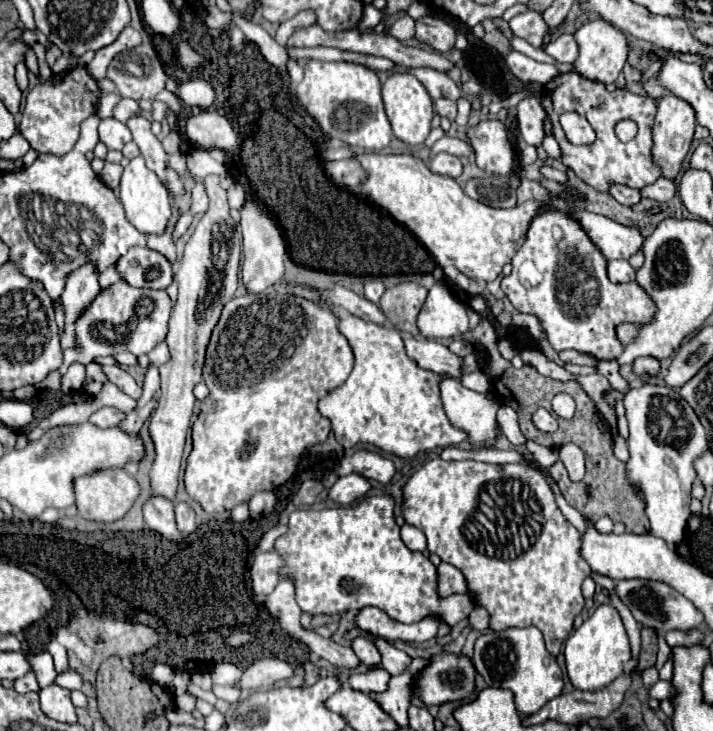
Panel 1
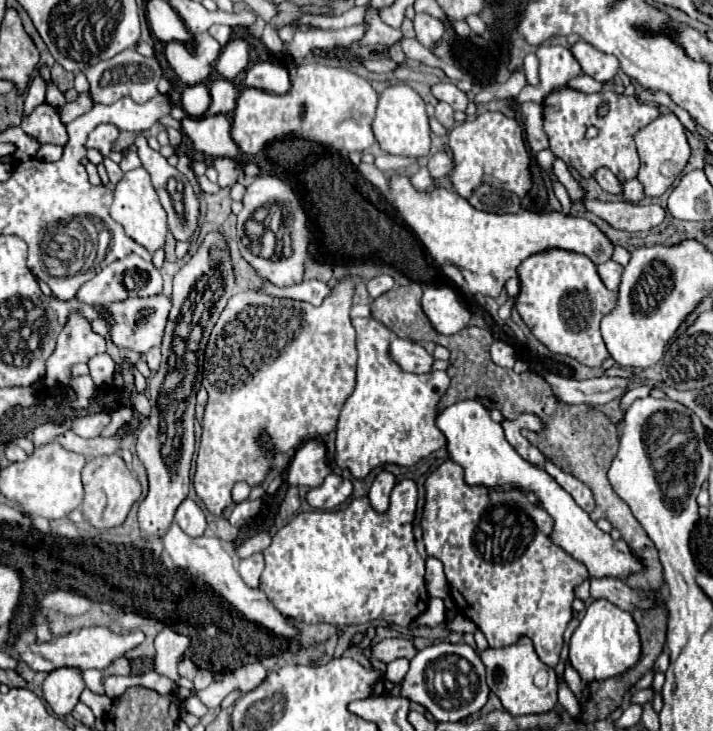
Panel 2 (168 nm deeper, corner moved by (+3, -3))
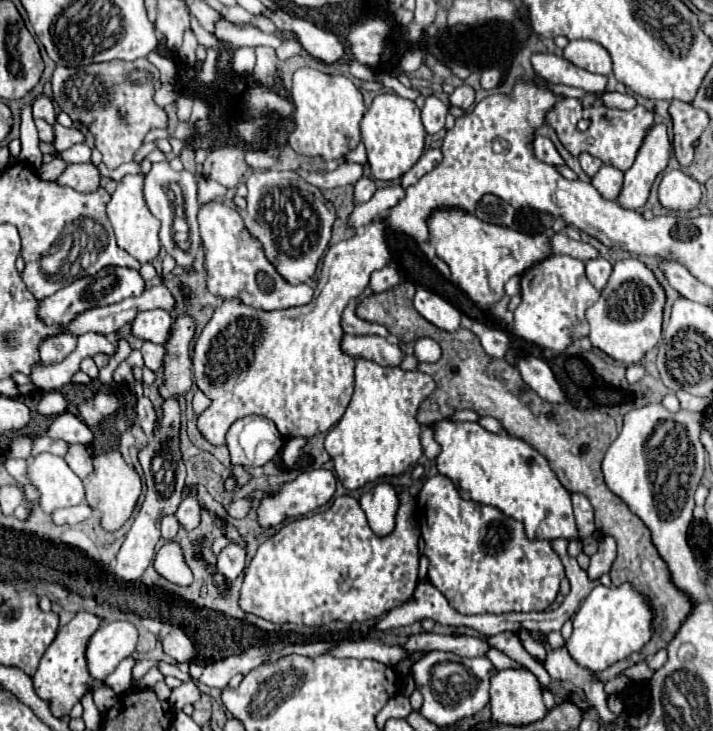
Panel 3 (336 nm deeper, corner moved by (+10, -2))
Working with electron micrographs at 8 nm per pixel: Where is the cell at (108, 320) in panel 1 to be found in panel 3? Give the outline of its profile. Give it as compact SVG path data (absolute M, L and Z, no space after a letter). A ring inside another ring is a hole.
M146 310L134 318L132 332L142 340L164 344L172 332L172 316L166 310Z

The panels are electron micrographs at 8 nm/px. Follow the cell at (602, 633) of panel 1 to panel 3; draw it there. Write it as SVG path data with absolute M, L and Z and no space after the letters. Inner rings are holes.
M624 582L620 586L594 586L594 590L582 600L578 612L572 616L574 632L570 640L566 640L566 648L570 656L580 664L594 672L602 672L614 662L626 658L632 652L642 650L644 644L652 638L652 620L654 610L644 594L632 588L632 584Z

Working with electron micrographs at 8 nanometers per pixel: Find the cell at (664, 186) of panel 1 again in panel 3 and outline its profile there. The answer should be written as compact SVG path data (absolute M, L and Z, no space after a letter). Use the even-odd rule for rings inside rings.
M602 166L590 180L590 184L600 192L602 198L606 200L616 200L620 190L622 190L622 180L624 174L620 170L616 170L614 166Z

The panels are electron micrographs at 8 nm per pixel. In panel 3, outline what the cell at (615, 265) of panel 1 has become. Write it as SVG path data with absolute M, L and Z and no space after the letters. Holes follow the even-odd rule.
M604 258L586 260L586 276L594 284L596 290L602 290L606 286L610 272L612 272L612 264L608 260L604 260Z

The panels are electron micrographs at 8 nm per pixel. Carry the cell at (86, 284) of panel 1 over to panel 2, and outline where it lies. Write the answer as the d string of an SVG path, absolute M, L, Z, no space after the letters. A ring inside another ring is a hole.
M71 313L63 331L57 337L57 349L47 359L45 383L49 387L67 385L69 369L75 363L87 363L93 355L105 353L105 337L91 329L91 323L79 313Z

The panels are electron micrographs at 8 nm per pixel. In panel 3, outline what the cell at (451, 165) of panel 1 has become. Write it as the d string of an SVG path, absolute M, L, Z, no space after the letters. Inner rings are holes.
M434 148L434 150L428 150L428 152L424 152L424 156L400 178L400 186L402 188L406 188L406 186L410 186L410 184L414 184L414 182L418 182L426 172L430 172L434 166L438 166L442 162L442 152L438 150L438 148Z

